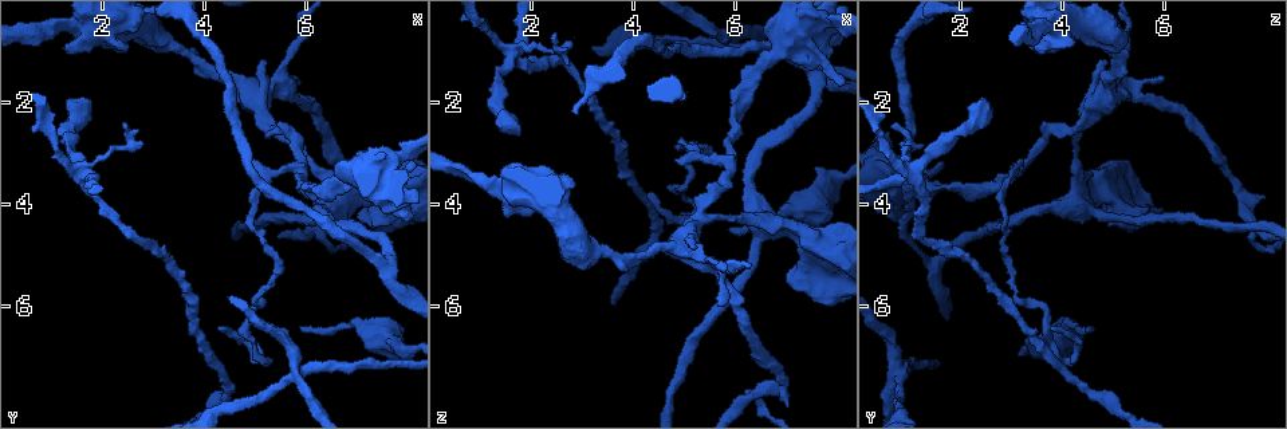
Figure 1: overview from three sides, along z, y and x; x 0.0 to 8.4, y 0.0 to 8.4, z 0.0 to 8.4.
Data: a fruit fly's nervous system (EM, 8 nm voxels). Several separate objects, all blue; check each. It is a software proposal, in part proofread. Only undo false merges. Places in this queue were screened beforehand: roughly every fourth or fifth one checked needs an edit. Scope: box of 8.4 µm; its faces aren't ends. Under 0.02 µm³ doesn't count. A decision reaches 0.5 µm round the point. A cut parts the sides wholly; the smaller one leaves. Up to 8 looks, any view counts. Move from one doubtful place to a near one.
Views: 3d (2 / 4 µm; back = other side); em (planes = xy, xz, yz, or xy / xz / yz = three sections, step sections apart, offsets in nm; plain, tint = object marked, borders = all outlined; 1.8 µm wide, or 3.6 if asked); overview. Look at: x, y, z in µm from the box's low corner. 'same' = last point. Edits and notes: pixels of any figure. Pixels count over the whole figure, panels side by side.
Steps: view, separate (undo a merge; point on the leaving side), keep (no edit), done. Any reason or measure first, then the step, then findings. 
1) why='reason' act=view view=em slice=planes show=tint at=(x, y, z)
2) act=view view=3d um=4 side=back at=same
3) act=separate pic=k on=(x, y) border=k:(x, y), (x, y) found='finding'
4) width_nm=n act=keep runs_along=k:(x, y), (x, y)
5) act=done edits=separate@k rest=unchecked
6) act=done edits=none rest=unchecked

act=view view=em slice=planes show=tint at=(5.80, 7.35, 0.85)

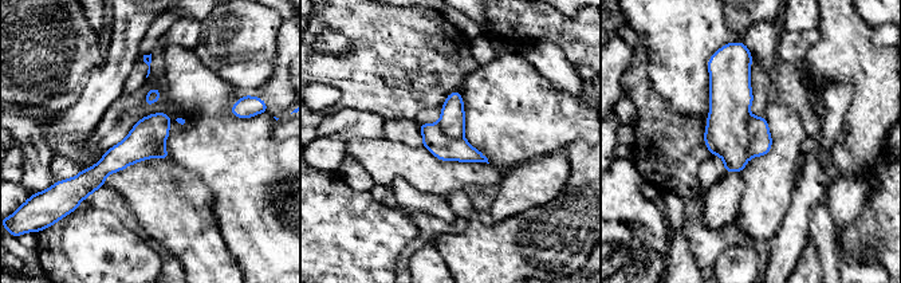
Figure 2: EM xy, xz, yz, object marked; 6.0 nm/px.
width_nm=220 act=separate pic=2 on=(726, 134) part_leaving=2:(744, 59), (731, 78), (727, 168) found='a second neuron is stuck on'

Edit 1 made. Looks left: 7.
why='two arms in line, one across' act=view view=3d um=2 at=(5.30, 2.60, 4.15)

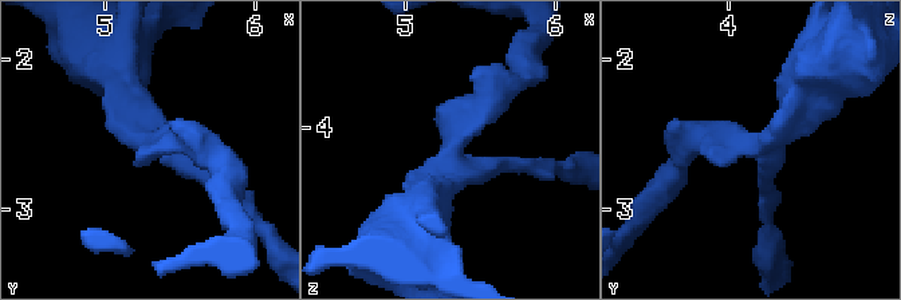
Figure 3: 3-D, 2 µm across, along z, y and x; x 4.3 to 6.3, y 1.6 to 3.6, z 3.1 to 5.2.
act=view view=em slice=yz step=8 show=tint at=(5.30, 2.56, 4.20)

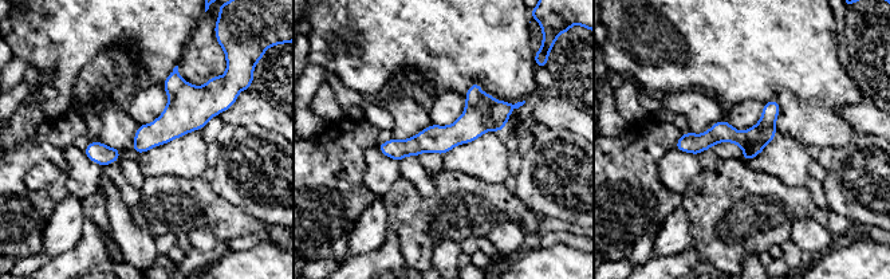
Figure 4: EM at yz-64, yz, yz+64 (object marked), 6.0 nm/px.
why='another direction' act=view view=em slice=planes show=tint at=same

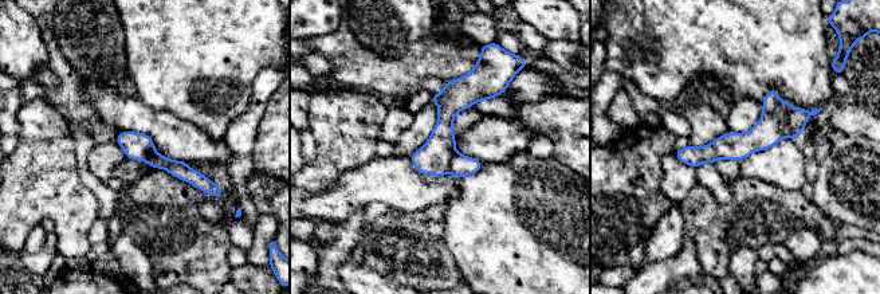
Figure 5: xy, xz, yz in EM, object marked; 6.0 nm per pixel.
width_nm=170 act=separate pic=5 on=(770, 101) border=5:(778, 100), (774, 109), (763, 117) found='two neurons meet here'

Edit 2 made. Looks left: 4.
why='sharp bend' act=view view=em slice=planes show=tint at=(2.15, 0.75, 3.70)

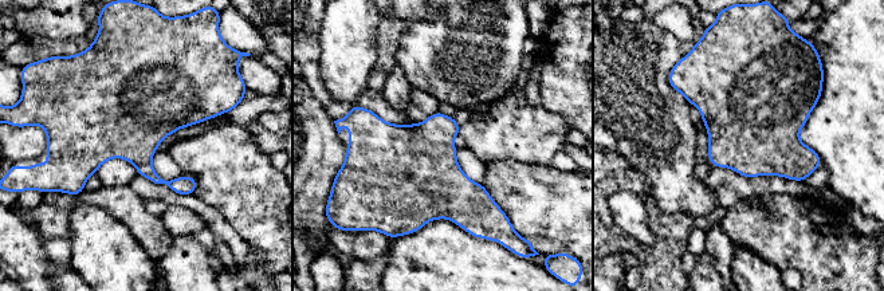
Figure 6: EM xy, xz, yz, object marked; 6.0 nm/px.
act=keep found='all the same neuron'

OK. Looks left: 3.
act=done edits=separate@2,separate@5 rest=unchecked

